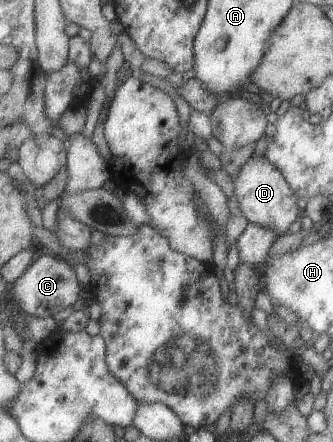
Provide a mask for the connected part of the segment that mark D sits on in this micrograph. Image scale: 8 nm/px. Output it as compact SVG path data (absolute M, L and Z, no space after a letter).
M250 157L232 178L233 195L237 199L239 209L246 221L253 225L267 227L279 237L288 233L288 229L301 215L302 211L297 208L297 197L287 185L281 172L264 157Z

